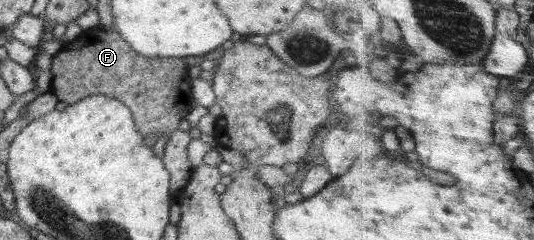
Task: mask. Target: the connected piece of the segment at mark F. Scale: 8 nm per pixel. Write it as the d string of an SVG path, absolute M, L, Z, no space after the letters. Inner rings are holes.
M100 26L84 30L76 40L66 43L51 58L53 74L50 91L59 101L74 104L88 95L103 94L122 101L132 113L136 129L142 138L148 134L172 134L181 120L192 109L190 66L173 57L144 58L136 54L116 28L106 30ZM140 64L146 64L140 68Z

